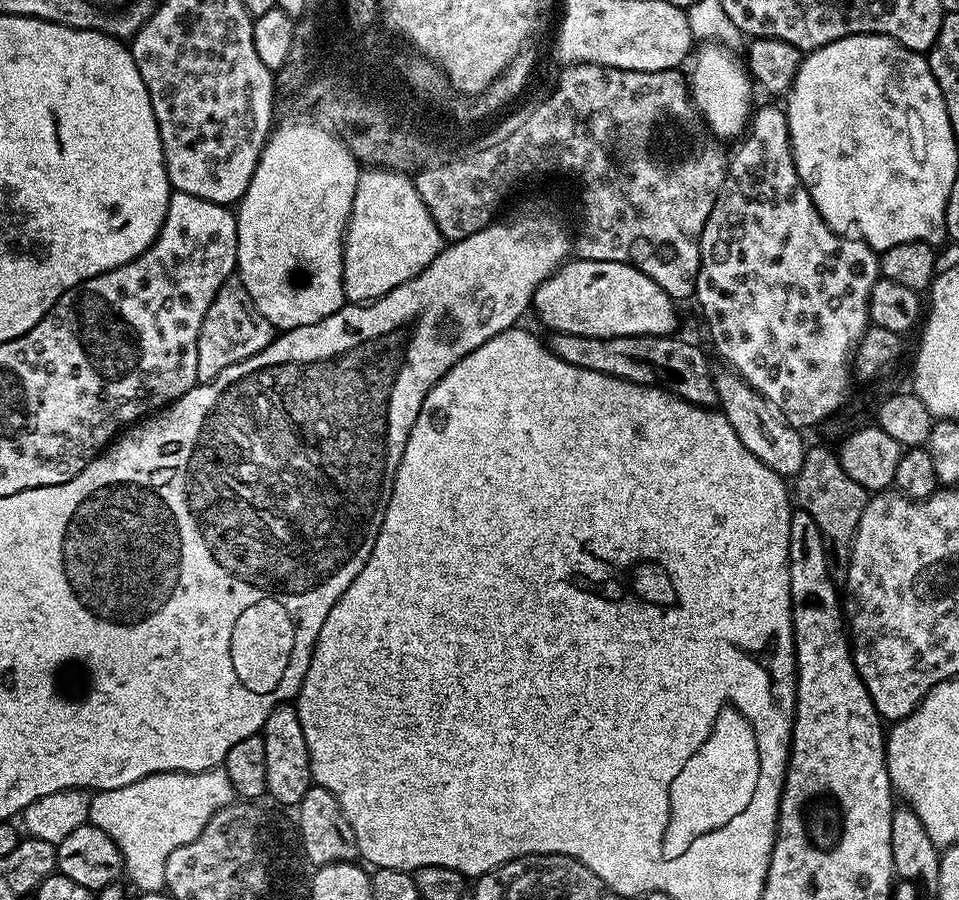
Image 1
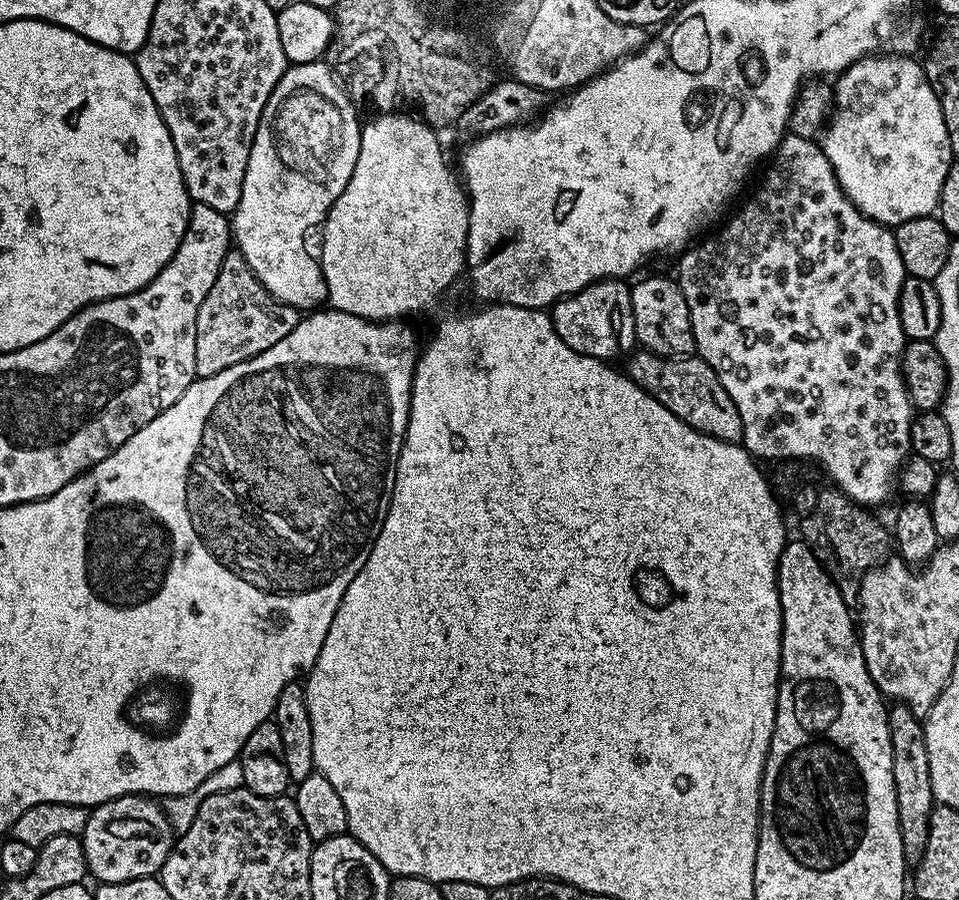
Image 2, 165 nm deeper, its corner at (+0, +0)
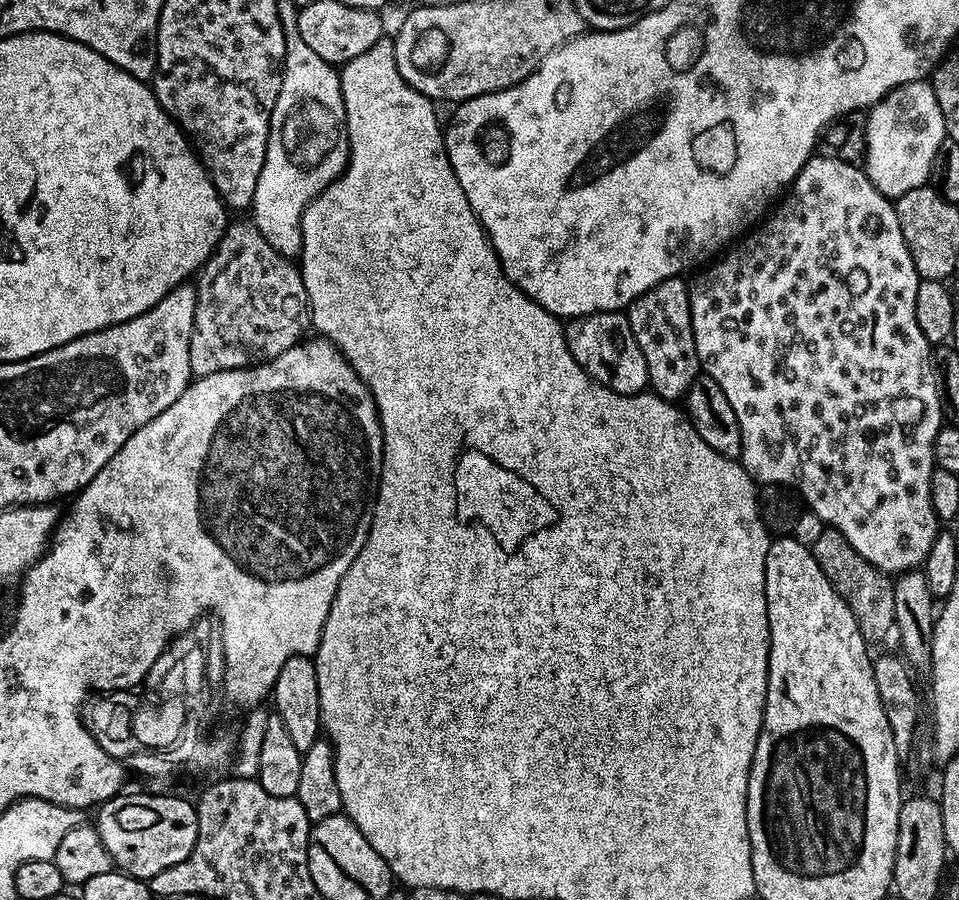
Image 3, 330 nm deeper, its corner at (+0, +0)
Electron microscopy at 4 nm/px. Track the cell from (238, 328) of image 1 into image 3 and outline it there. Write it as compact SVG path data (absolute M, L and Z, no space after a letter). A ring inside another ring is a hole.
M251 219L229 223L194 287L196 309L190 338L193 377L264 364L301 343L304 331L309 331L308 291L299 267L274 250Z

